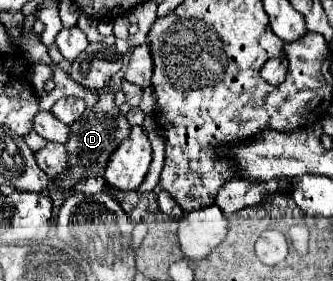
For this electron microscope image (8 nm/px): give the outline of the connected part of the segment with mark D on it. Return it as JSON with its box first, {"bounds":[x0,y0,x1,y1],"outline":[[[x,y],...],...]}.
{"bounds":[52,90,132,194],"outline":[[[104,90],[102,94],[98,94],[96,104],[92,108],[86,108],[84,114],[70,124],[70,136],[64,144],[66,152],[68,152],[68,166],[60,176],[52,178],[54,186],[60,192],[68,194],[68,192],[74,192],[76,184],[80,184],[82,180],[86,180],[90,176],[102,176],[110,156],[130,136],[130,130],[132,130],[132,126],[128,124],[128,118],[114,104],[114,92]]]}

